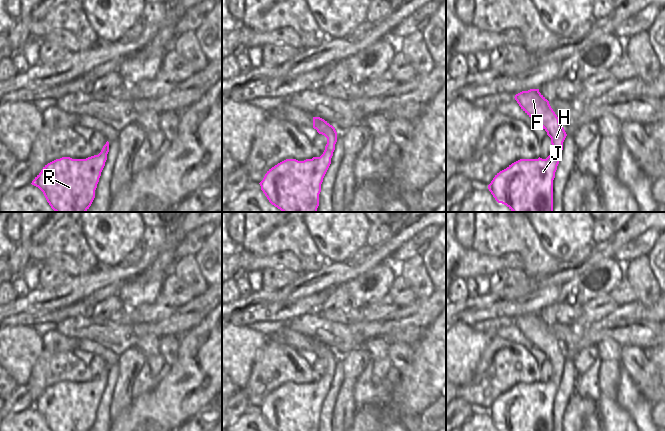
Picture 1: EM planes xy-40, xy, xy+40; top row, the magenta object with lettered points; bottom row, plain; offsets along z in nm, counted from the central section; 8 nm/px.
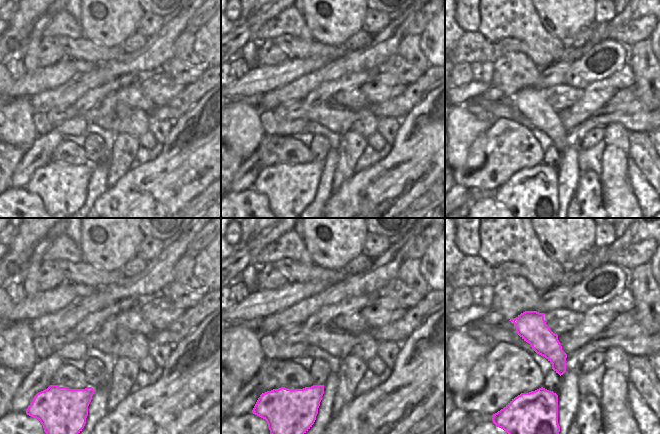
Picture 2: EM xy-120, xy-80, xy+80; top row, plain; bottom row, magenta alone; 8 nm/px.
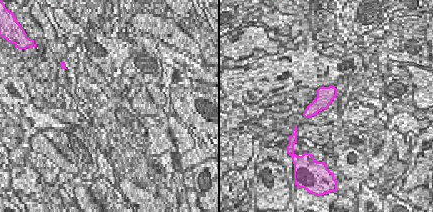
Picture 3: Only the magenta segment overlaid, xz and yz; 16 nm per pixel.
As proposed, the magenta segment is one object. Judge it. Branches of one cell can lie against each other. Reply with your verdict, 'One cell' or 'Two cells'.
One cell.

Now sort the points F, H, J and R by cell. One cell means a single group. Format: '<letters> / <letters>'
F H J R

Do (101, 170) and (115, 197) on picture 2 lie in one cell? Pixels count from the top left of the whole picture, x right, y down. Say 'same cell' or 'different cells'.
different cells

